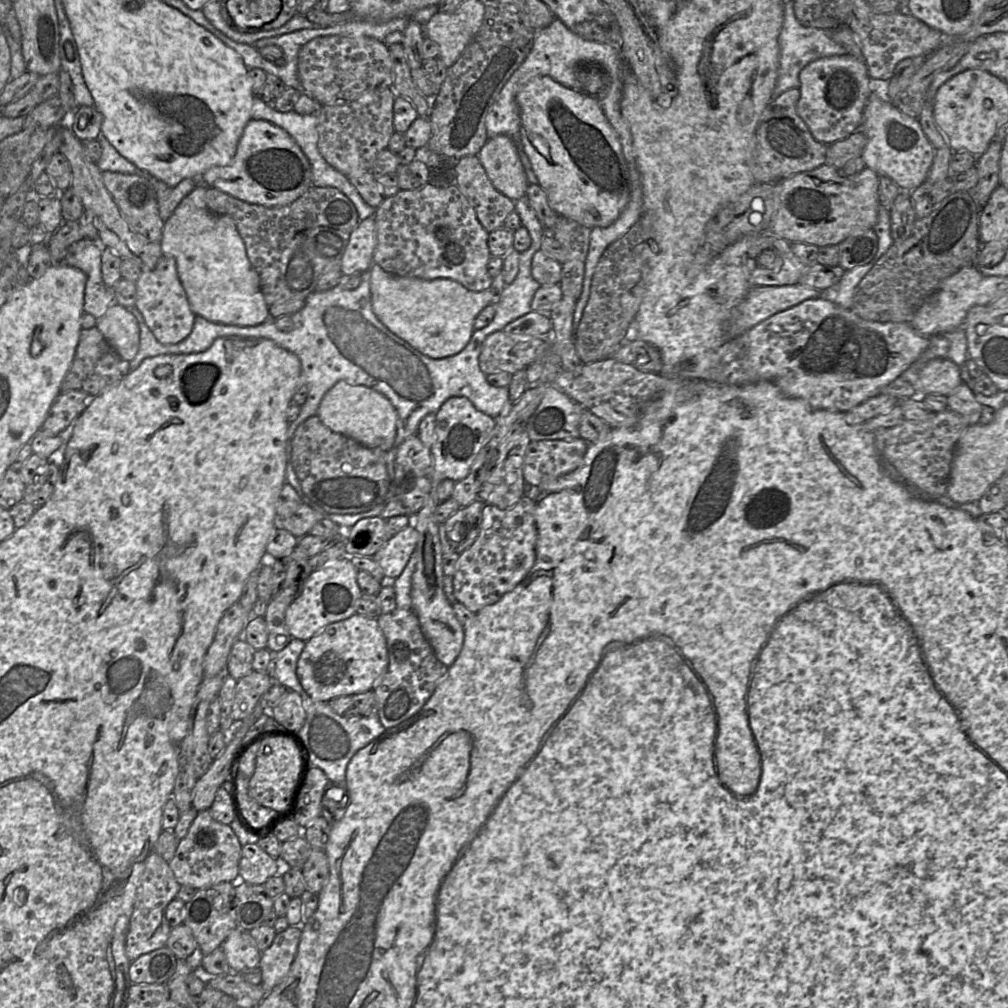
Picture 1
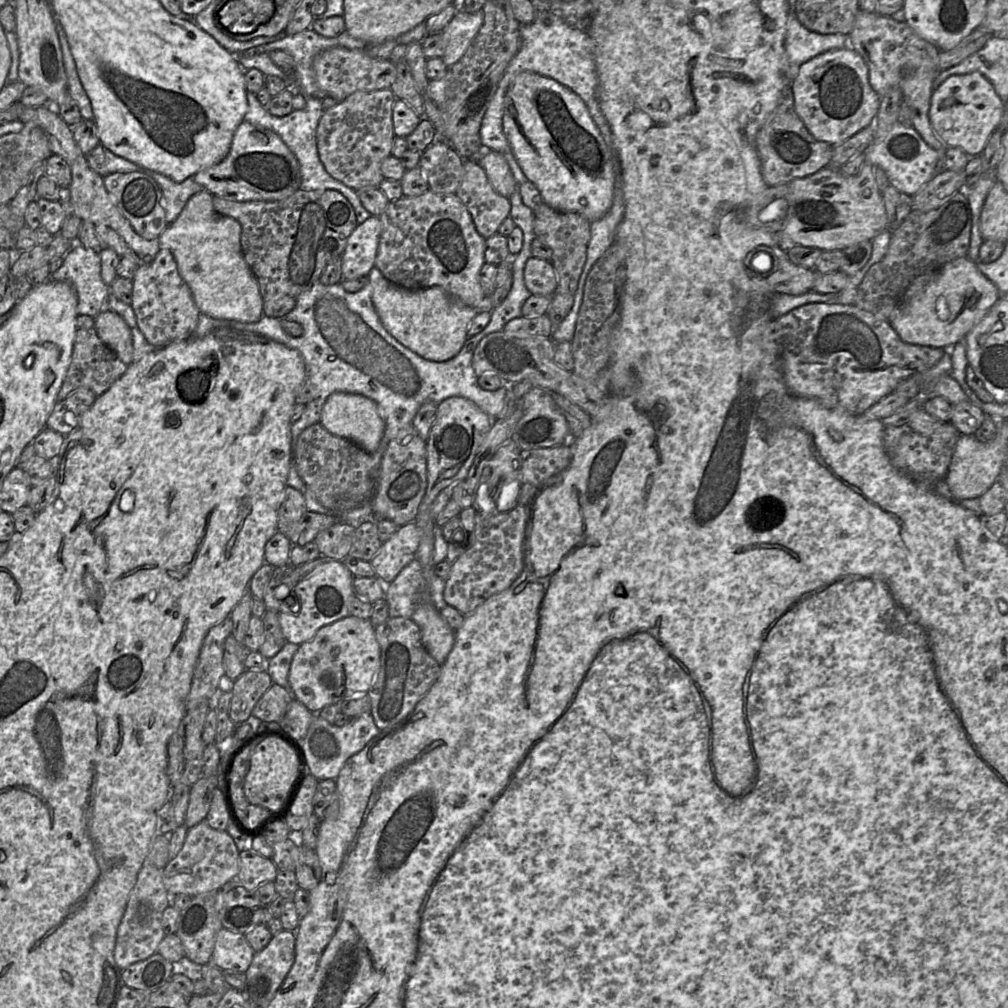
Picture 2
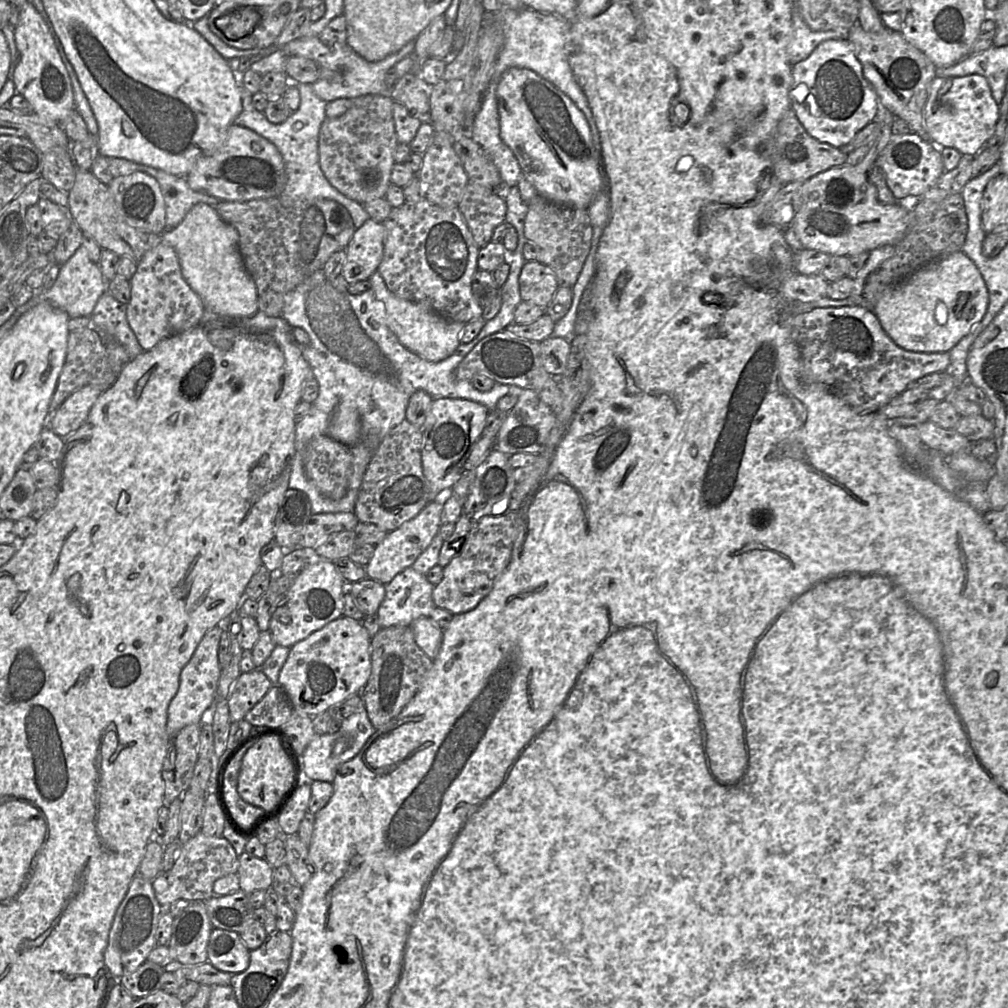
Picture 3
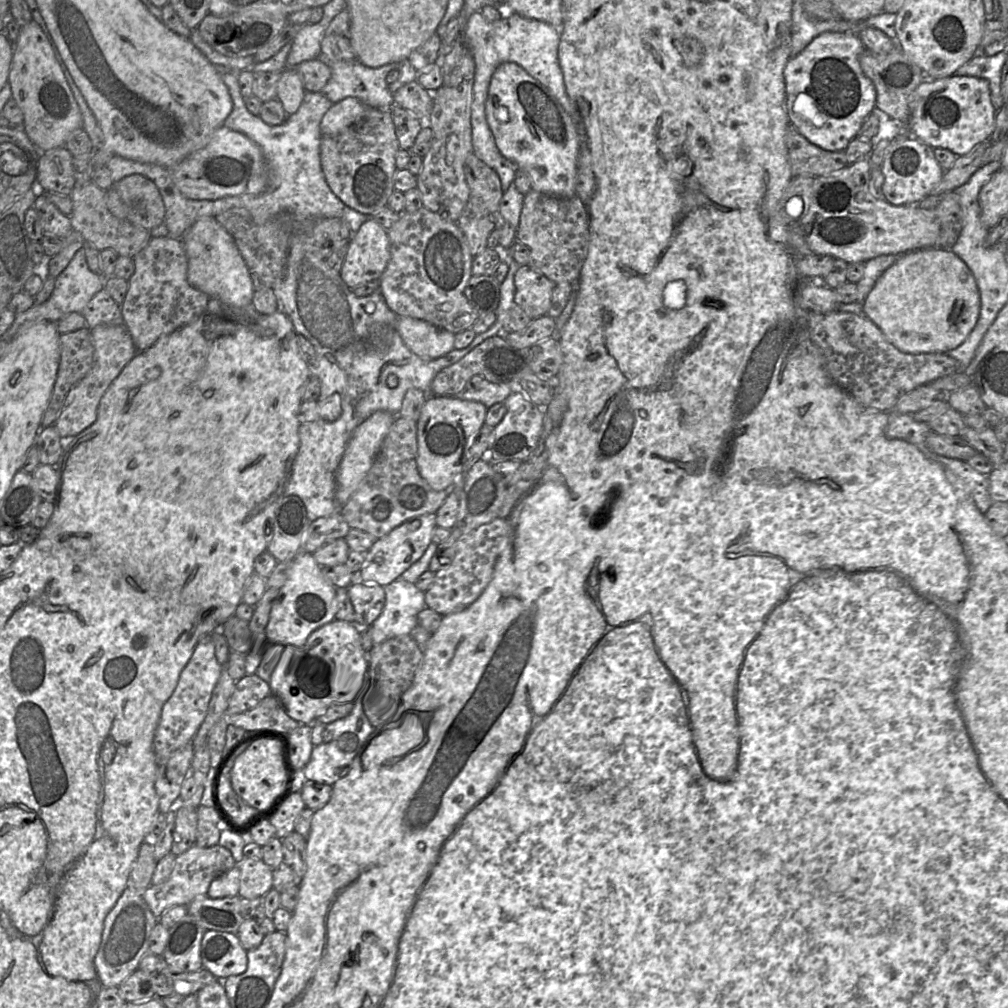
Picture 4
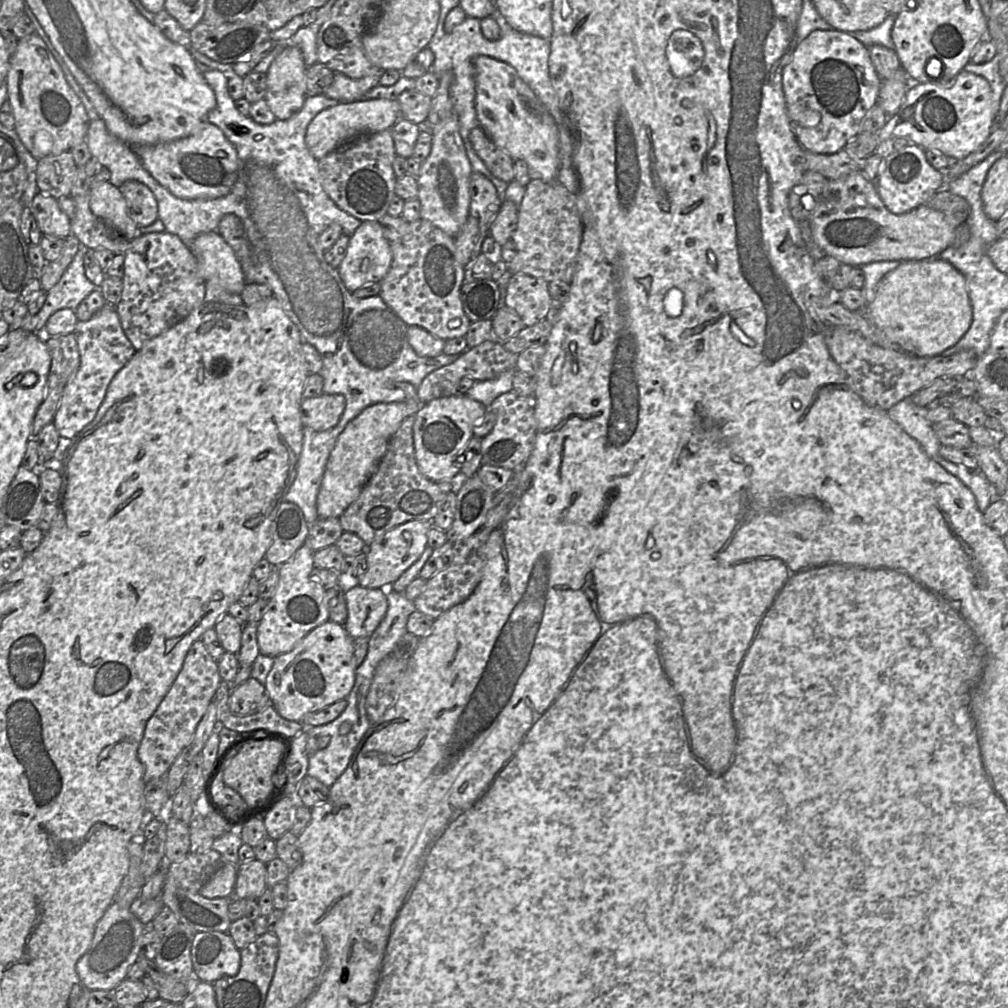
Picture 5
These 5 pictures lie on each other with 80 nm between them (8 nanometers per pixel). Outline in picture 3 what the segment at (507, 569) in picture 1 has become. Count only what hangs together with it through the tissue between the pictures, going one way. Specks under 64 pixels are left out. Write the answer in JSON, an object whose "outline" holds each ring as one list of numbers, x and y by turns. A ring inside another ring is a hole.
{"outline":[[518,513,484,516,471,522,471,529,460,551,443,567,443,579,432,592,433,602,454,615,476,608,492,591,508,567,518,535]]}

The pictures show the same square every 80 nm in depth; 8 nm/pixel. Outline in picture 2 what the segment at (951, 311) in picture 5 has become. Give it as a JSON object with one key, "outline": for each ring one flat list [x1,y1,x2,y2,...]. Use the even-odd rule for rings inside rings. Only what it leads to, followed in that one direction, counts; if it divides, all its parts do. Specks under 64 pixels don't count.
{"outline":[[967,256,957,258,932,275,916,278,889,318,902,341,919,346,946,348,962,341,1000,299,995,286]]}

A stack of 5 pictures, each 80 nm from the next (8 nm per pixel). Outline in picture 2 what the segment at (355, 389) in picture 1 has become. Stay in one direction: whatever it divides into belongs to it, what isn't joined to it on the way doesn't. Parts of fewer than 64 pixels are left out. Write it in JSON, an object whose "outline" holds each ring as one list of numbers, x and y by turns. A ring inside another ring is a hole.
{"outline":[[333,392,327,397,322,407,320,423,331,434,347,439,369,453,377,449,385,429,385,422,372,399,345,392]]}

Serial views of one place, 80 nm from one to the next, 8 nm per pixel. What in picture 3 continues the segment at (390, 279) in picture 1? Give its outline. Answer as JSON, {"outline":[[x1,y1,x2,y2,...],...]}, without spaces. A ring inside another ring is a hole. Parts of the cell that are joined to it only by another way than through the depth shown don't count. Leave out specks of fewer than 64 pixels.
{"outline":[[378,270,371,275,369,281,376,298,384,304,389,327,403,346,432,362,444,360,454,353,460,344,460,335,466,324,443,318,428,304,419,304,395,296,387,288]]}

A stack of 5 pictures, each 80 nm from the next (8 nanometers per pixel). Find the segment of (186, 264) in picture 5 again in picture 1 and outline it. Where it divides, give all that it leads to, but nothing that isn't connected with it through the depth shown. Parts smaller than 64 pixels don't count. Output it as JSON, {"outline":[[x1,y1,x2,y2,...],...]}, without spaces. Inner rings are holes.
{"outline":[[163,255,152,271,142,271,135,284,135,307,155,338,162,344,177,344,183,341,191,333,196,315,190,308,185,290,178,278,175,259]]}

